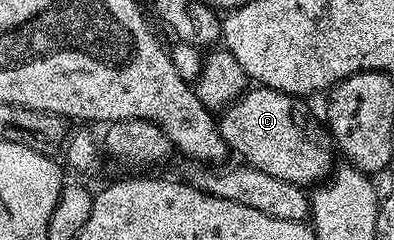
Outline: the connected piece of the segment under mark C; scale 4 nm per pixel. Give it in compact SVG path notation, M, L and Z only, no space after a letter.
M258 85L250 88L236 102L225 107L220 115L219 129L223 140L234 155L242 154L245 157L242 159L259 172L267 172L267 176L279 176L279 180L287 180L302 188L312 187L332 175L335 169L335 143L326 123L322 119L320 122L309 111L305 102L308 101L302 100L296 94L284 94L282 90L273 90L270 86Z

